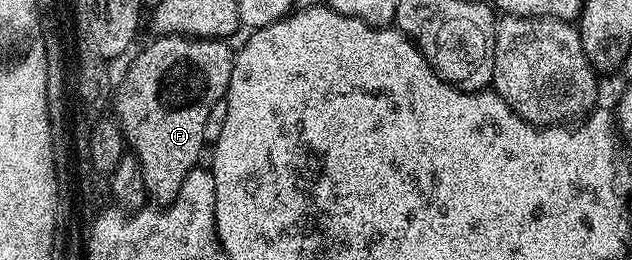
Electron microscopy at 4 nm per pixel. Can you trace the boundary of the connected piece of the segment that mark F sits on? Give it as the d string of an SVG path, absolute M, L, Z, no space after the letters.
M166 34L153 39L145 50L135 51L136 59L129 64L120 87L115 87L114 95L119 99L119 105L114 113L125 143L142 164L142 180L146 180L149 195L160 201L157 203L167 204L178 197L189 172L197 169L198 152L205 144L206 116L210 116L210 108L224 101L227 95L234 50L228 47L227 41L218 38Z

